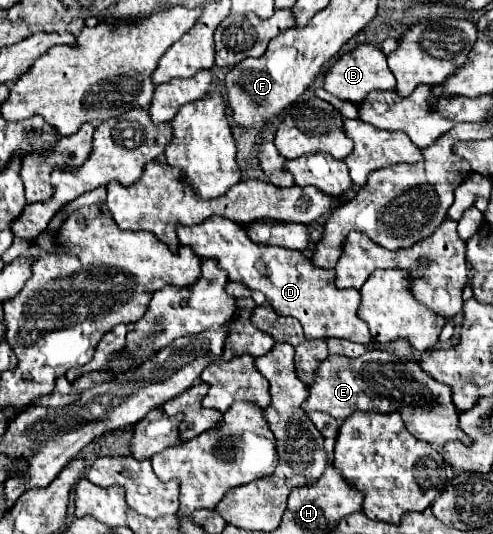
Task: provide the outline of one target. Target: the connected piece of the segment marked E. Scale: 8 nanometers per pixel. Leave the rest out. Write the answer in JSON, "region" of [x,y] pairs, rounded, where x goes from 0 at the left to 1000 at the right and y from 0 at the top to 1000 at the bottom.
{"region":[[[669,665],[653,676],[641,713],[629,721],[625,751],[617,770],[653,770],[686,788],[710,777],[734,773],[795,773],[811,770],[819,796],[840,811],[844,822],[872,830],[880,841],[901,837],[909,826],[933,826],[957,833],[957,826],[929,800],[929,770],[917,755],[917,728],[888,713],[876,713],[868,699],[856,695],[848,676],[742,676],[738,669],[698,669]]]}

